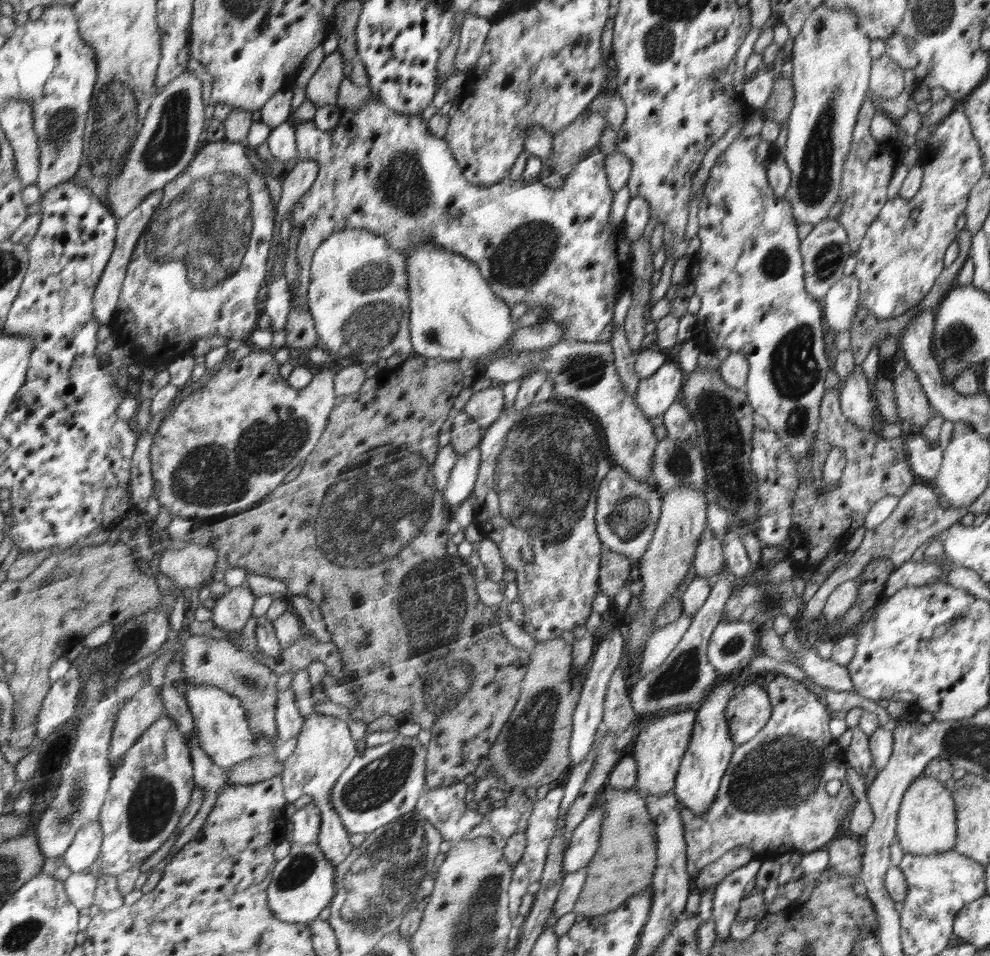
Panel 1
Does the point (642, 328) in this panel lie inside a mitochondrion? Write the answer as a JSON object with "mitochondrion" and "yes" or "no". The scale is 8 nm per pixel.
{"mitochondrion":"no"}

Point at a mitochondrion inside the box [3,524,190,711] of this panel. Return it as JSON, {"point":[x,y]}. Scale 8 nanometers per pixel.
{"point":[127,644]}

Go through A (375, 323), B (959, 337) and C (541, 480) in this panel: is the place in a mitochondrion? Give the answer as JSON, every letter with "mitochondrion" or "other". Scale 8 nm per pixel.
{"A":"mitochondrion","B":"mitochondrion","C":"mitochondrion"}

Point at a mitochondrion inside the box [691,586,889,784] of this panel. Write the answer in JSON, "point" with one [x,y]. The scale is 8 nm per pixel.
{"point":[768,602]}

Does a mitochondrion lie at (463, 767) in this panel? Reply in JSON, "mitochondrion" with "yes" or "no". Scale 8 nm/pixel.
{"mitochondrion":"no"}

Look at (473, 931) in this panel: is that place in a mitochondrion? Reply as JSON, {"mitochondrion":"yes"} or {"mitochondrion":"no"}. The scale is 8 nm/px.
{"mitochondrion":"yes"}

